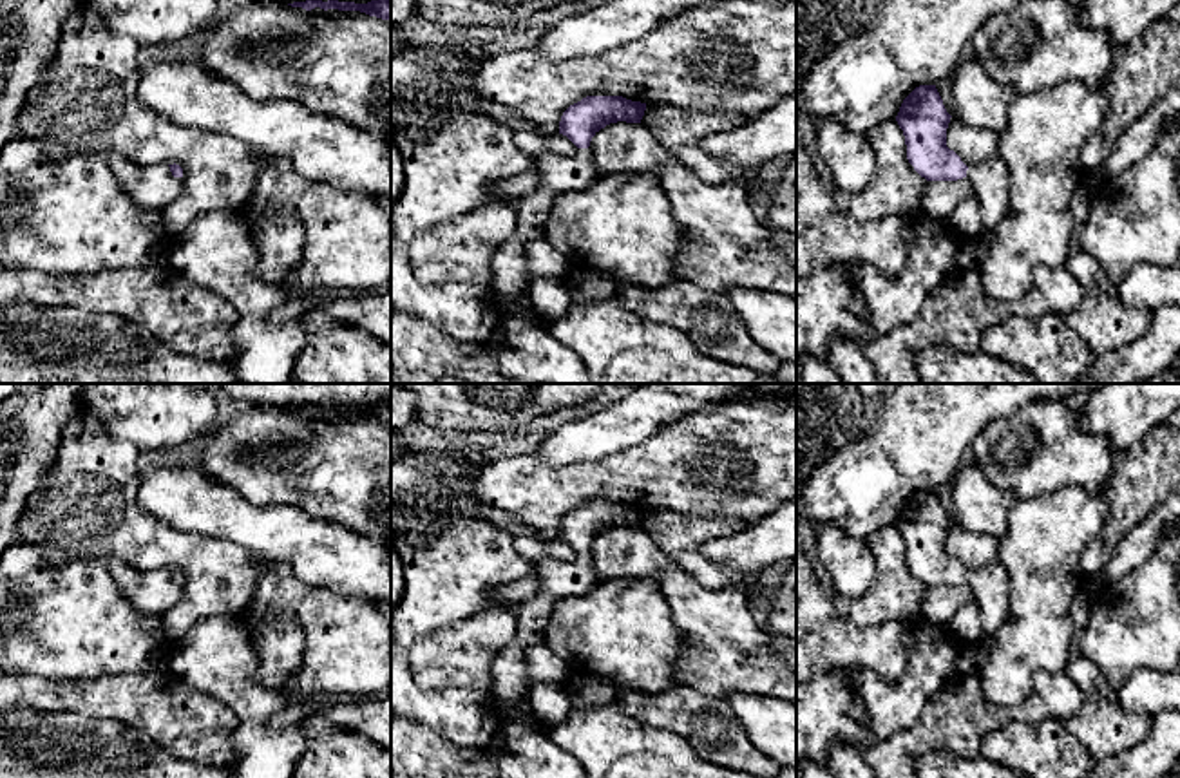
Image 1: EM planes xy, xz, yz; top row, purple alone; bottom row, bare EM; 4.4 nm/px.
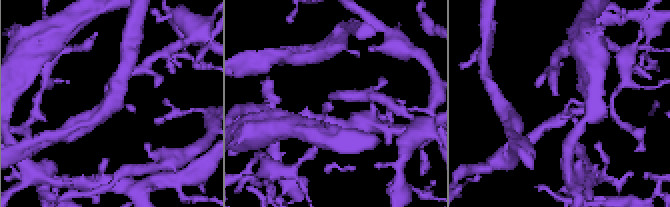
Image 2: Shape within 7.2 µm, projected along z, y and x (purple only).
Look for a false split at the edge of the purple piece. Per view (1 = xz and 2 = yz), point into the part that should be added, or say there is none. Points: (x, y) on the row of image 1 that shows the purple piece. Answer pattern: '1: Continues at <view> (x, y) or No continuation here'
1: Continues at xz (560, 172)
2: Continues at yz (989, 180)

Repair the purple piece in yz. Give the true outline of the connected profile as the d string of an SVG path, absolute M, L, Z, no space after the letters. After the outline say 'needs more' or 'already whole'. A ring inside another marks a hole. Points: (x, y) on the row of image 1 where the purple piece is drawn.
M936 85L916 87L901 103L896 121L905 136L907 159L927 181L957 181L966 177L979 203L983 230L966 237L957 251L959 270L979 268L975 259L977 242L992 235L1006 212L1006 168L995 156L975 166L966 166L961 157L947 147L950 123Z | needs more

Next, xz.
M586 96L563 112L559 134L566 136L577 150L570 156L541 154L536 161L541 170L538 190L514 204L516 233L492 257L490 299L498 315L539 318L528 295L525 244L545 235L545 221L557 194L586 188L601 177L588 152L592 138L610 123L641 123L644 110L646 103L623 96Z | needs more

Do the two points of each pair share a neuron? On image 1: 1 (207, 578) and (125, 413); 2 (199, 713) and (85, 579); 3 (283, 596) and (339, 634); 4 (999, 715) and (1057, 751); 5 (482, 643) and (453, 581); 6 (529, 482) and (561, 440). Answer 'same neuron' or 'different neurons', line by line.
1: different neurons
2: different neurons
3: same neuron
4: different neurons
5: different neurons
6: different neurons

